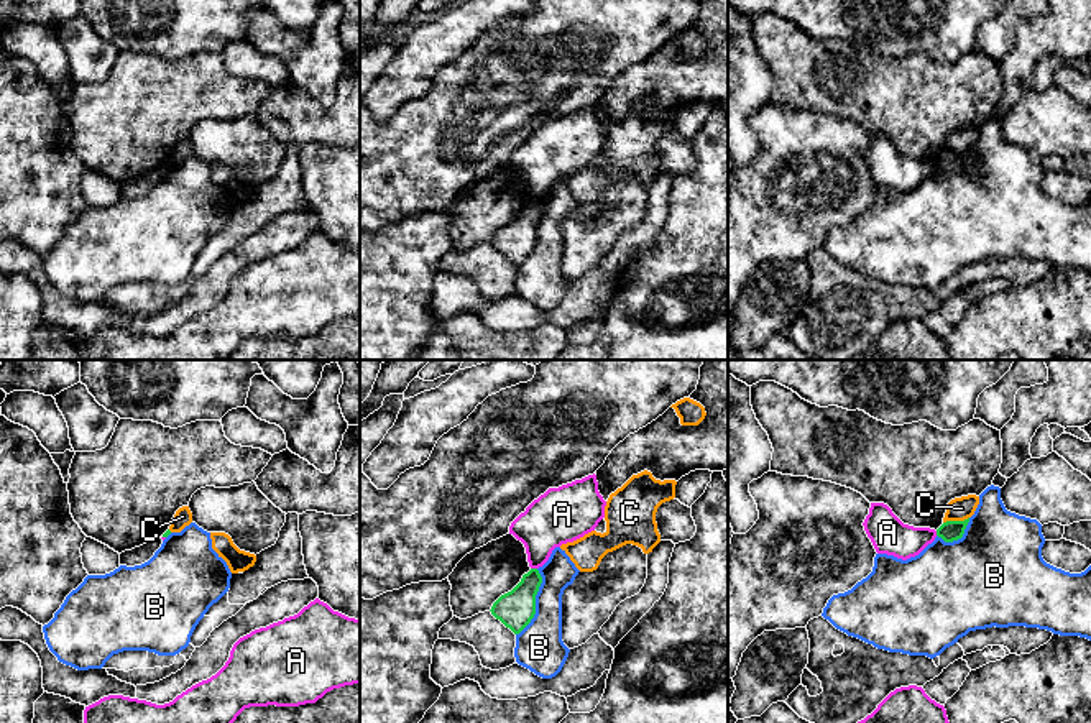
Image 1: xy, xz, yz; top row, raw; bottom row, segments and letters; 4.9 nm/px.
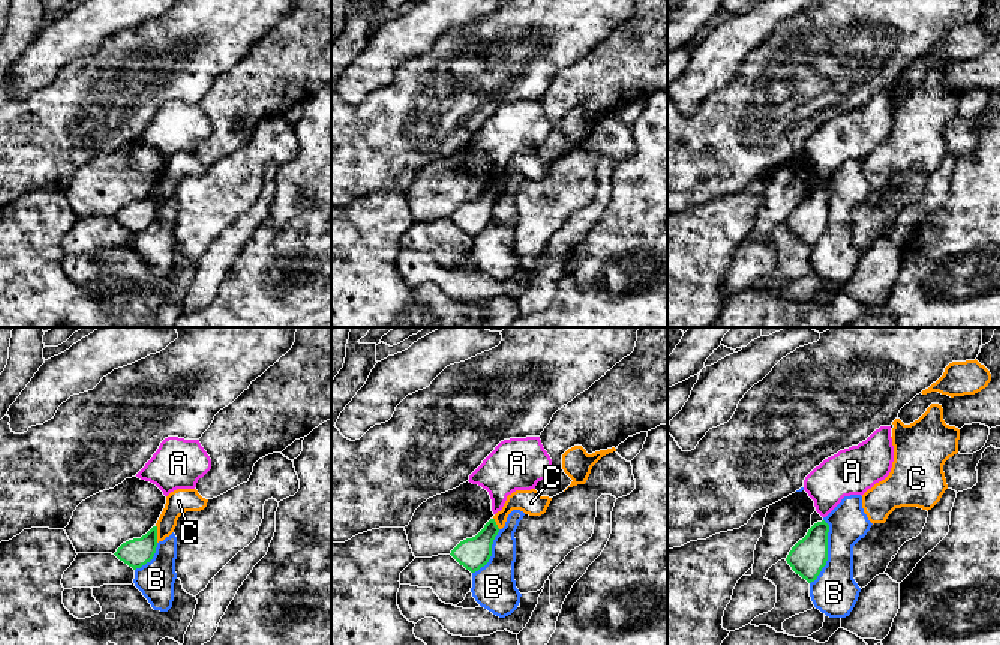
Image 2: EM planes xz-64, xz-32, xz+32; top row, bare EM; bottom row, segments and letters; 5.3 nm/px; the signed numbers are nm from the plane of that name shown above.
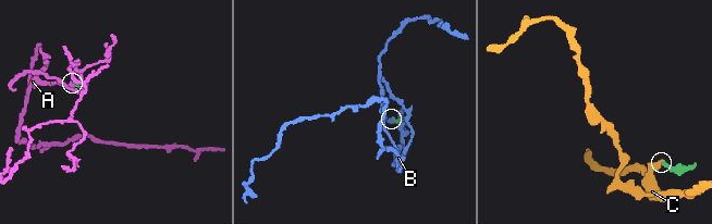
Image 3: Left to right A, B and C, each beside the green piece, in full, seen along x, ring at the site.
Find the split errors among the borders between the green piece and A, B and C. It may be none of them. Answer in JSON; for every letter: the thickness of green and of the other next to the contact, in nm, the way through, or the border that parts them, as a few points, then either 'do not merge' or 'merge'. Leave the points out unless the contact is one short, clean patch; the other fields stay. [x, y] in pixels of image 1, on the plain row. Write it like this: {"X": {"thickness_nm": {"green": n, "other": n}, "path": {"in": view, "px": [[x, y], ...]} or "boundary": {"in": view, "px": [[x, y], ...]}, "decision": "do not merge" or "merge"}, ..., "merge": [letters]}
{"A": {"thickness_nm": {"green": 180, "other": 260}, "boundary": {"in": "xz", "px": [[531, 199], [536, 201]]}, "decision": "do not merge"}, "B": {"thickness_nm": {"green": 180, "other": 240}, "decision": "do not merge"}, "C": {"thickness_nm": {"green": 100, "other": 110}, "boundary": {"in": "yz", "px": [[968, 148], [943, 155]]}, "decision": "do not merge"}, "merge": []}

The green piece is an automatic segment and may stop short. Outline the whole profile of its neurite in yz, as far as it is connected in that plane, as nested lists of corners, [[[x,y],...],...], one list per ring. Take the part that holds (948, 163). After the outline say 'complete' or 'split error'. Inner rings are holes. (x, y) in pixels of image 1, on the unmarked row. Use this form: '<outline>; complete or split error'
[[[969,150],[964,153],[946,153],[937,161],[937,168],[945,174],[953,174],[963,169]]]; complete

